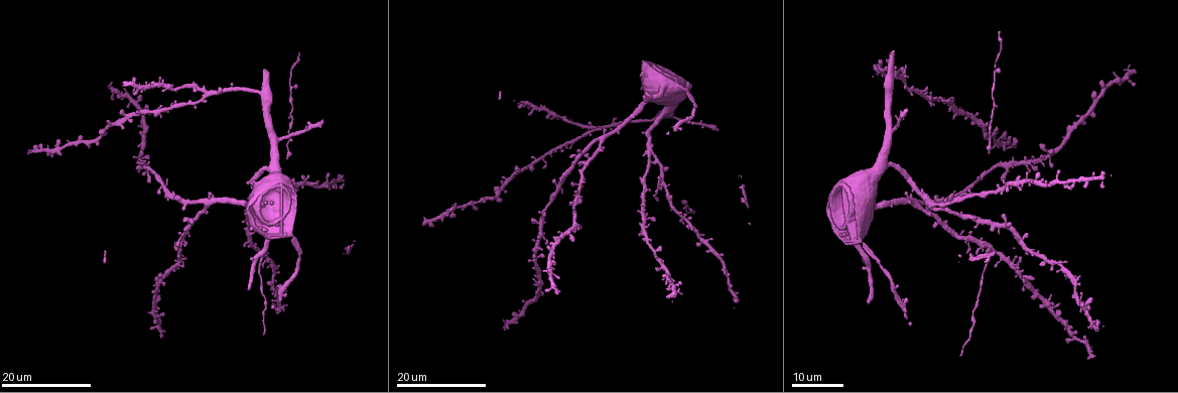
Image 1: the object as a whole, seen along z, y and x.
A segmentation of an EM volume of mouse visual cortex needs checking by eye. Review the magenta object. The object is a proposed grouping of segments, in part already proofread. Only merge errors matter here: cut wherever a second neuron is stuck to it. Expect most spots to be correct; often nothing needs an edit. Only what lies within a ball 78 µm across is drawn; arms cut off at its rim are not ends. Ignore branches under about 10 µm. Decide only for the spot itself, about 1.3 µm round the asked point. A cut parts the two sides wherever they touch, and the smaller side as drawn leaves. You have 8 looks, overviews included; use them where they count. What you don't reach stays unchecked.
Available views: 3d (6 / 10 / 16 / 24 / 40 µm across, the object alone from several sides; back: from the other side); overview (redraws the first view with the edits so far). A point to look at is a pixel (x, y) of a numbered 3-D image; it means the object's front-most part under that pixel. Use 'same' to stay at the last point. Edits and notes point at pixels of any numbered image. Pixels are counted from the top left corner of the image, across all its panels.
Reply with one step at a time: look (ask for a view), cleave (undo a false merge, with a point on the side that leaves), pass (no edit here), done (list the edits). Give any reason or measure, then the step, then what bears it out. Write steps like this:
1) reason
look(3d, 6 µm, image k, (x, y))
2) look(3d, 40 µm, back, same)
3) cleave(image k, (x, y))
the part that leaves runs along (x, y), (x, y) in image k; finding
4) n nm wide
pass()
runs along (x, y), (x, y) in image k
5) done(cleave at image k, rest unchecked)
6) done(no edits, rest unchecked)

three arms meet
look(3d, 24 µm, image 1, (202, 93))

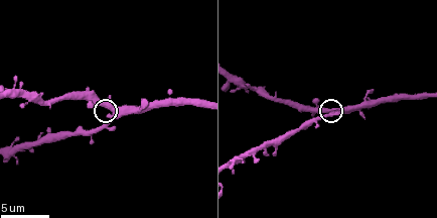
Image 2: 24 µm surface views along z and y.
look(3d, 10 µm, image 2, (113, 110))

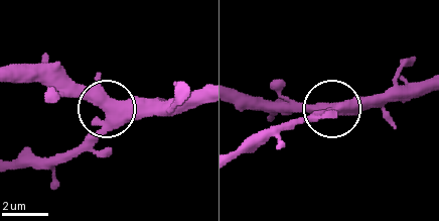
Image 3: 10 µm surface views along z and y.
500 nm wide
pass()
all the same neuron

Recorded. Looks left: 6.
look(3d, 24 µm, image 1, (1000, 227))

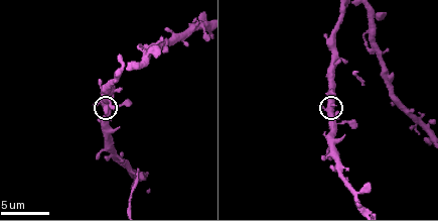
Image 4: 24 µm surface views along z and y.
look(3d, 6 µm, image 4, (332, 106))

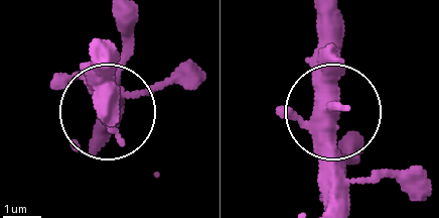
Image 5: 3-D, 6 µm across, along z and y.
side arm 30 µm
pass()
continuous, no second neuron

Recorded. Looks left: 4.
three-way junction
look(3d, 24 µm, image 1, (312, 184))

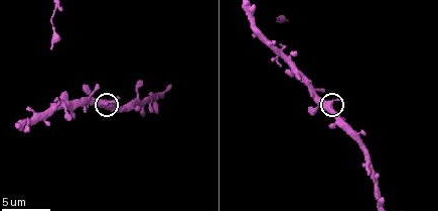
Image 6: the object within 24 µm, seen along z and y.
look(3d, 6 µm, image 6, (331, 104))

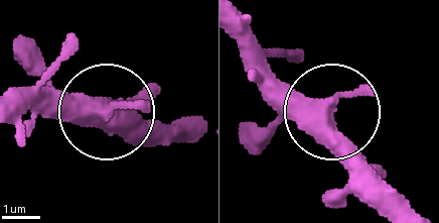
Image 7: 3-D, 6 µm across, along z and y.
3 arms
pass()
all the same neuron

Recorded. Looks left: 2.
look(3d, 24 µm, image 1, (615, 130))

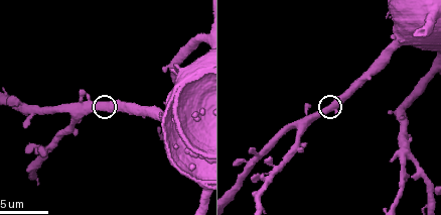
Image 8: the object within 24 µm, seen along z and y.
closer look
look(3d, 6 µm, image 8, (331, 104))

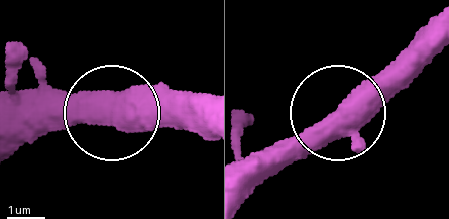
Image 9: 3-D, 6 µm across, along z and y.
pass()
continuous, no second neuron

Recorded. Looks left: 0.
done(no edits, rest unchecked)

